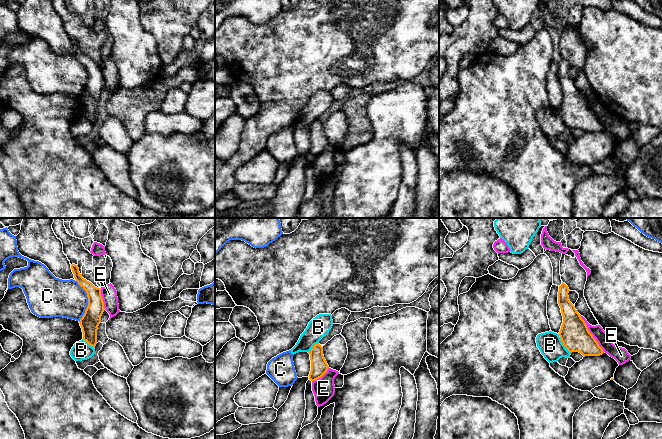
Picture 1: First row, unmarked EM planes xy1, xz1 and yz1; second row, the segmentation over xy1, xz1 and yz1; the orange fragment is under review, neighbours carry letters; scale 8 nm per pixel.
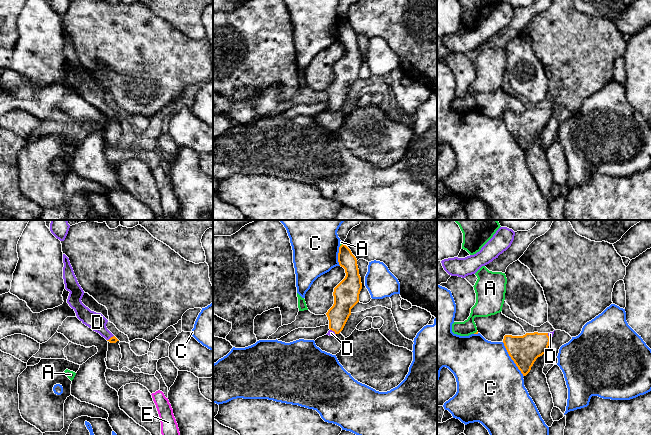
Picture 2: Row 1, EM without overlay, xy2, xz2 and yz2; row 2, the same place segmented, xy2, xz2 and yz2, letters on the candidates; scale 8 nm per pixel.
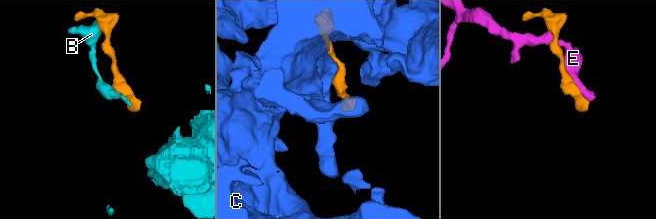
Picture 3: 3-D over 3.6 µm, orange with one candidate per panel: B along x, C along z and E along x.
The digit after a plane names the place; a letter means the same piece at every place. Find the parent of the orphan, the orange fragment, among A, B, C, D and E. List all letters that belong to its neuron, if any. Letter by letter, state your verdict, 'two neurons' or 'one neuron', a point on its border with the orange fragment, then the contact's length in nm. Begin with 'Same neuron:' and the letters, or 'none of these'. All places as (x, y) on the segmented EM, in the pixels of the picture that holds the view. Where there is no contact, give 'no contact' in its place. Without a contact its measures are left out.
Same neuron: D
A: two neurons | yz2 (476, 332) | 40 nm
B: two neurons | yz1 (563, 344) | 160 nm
C: two neurons | xy1 (88, 301) | 340 nm
D: one neuron | xy2 (111, 337) | 70 nm
E: two neurons | yz1 (590, 333) | 360 nm

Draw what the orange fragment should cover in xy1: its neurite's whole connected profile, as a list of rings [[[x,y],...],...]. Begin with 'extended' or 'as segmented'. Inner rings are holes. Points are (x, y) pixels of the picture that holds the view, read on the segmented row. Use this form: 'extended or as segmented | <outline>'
as segmented | [[[72,264],[71,269],[75,280],[86,291],[88,297],[88,306],[79,321],[83,332],[82,340],[95,348],[98,326],[101,323],[101,316],[105,309],[101,289],[95,287],[91,282],[82,277],[78,265]]]

